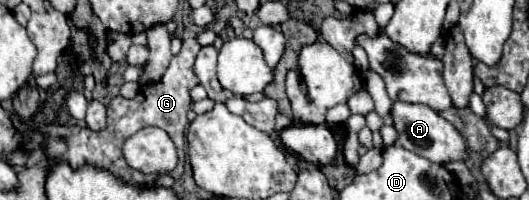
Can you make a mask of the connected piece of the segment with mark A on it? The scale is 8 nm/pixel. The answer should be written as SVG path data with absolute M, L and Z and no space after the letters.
M395 102L393 104L393 124L399 130L399 140L397 144L429 158L431 162L439 164L449 164L449 162L465 162L469 158L469 146L463 134L447 122L443 116L439 116L435 110L423 104L407 104L407 102Z

